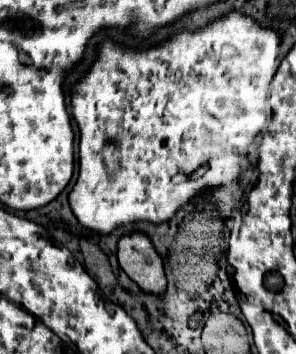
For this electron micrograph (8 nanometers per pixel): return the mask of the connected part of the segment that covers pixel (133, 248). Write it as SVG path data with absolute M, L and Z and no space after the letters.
M131 232L119 240L119 266L145 292L163 294L167 286L163 258L155 250L151 238L143 232Z

